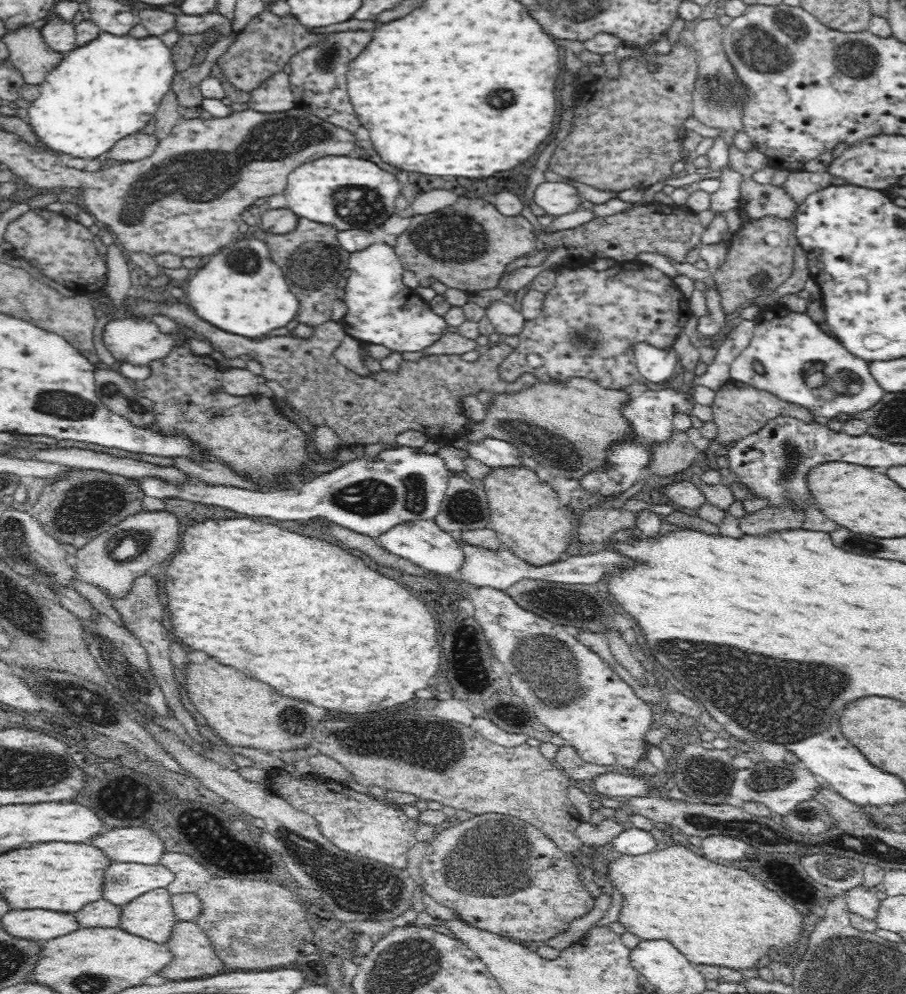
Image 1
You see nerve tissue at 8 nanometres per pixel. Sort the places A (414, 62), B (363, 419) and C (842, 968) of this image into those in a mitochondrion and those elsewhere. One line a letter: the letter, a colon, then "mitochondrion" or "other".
A: other
B: other
C: mitochondrion

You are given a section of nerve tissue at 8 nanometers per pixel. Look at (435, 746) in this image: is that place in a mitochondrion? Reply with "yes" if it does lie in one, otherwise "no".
yes

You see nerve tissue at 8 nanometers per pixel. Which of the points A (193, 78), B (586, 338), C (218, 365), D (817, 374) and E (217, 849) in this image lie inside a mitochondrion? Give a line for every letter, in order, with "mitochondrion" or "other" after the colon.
A: other
B: mitochondrion
C: other
D: mitochondrion
E: other

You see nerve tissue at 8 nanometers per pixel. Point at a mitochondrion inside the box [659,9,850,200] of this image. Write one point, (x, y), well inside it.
(732, 96)

